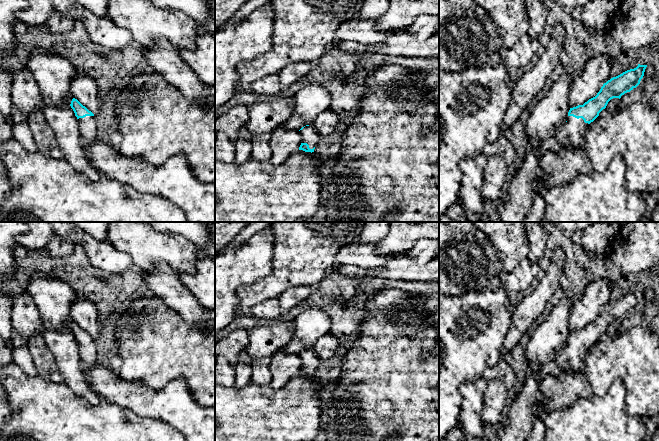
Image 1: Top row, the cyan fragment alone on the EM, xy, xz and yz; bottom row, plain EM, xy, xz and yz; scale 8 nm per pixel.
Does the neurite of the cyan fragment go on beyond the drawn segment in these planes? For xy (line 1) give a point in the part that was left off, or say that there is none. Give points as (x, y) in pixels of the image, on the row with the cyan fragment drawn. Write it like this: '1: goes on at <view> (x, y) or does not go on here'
1: goes on at xy (87, 125)

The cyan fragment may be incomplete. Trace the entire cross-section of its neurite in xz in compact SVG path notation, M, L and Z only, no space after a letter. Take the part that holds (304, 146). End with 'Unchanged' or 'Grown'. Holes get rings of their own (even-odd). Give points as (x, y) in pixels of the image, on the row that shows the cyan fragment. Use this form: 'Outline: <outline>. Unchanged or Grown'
Outline: M313 123L302 127L299 133L302 136L302 143L299 150L311 153L314 152L315 147L320 141L321 135L317 132Z. Grown

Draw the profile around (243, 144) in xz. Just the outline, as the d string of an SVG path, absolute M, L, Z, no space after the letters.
M245 127L238 132L237 140L234 143L236 148L235 164L241 165L251 159L252 137Z

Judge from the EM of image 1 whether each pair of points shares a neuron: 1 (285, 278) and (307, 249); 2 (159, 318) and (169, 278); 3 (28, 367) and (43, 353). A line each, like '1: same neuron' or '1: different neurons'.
1: same neuron
2: different neurons
3: different neurons

